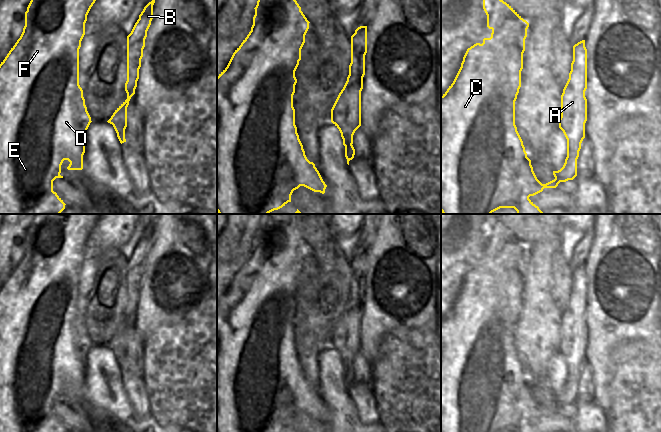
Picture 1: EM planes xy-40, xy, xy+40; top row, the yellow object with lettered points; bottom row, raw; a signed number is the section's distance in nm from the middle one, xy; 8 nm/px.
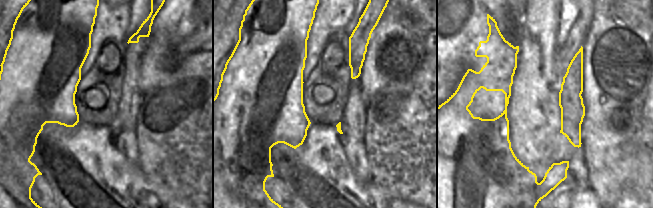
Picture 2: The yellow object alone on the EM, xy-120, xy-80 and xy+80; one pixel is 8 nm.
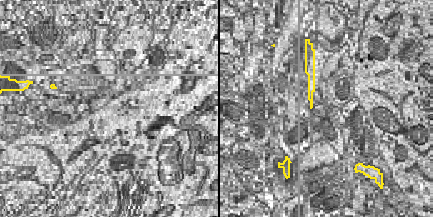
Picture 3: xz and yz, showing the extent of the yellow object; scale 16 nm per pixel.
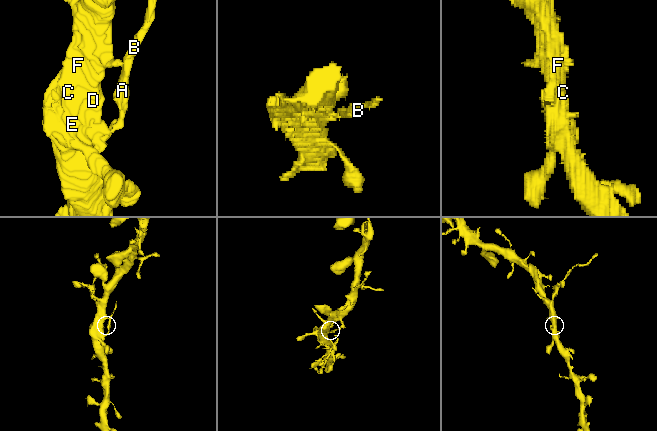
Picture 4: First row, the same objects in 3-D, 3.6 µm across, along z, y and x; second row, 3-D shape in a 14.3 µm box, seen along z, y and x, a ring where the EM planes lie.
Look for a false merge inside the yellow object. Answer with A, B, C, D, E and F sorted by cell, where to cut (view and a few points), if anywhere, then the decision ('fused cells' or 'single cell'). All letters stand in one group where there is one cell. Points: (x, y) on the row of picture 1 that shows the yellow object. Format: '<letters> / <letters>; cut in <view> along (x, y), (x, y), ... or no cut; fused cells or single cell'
A B / C D E F; cut in xy+40 along (580, 143), (567, 146); fused cells

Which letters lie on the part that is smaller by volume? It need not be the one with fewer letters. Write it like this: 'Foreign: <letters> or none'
Foreign: A, B

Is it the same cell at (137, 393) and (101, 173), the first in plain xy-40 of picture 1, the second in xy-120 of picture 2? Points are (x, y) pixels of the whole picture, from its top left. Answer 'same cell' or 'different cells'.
different cells

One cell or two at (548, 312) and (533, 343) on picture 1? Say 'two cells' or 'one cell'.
one cell

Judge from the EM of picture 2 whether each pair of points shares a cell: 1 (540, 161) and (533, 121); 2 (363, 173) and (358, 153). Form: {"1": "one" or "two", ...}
{"1": "one", "2": "one"}

